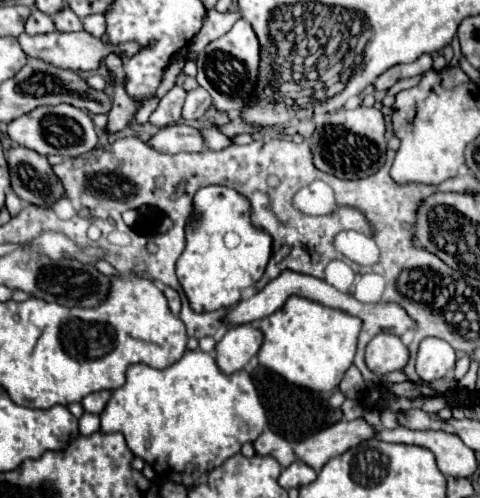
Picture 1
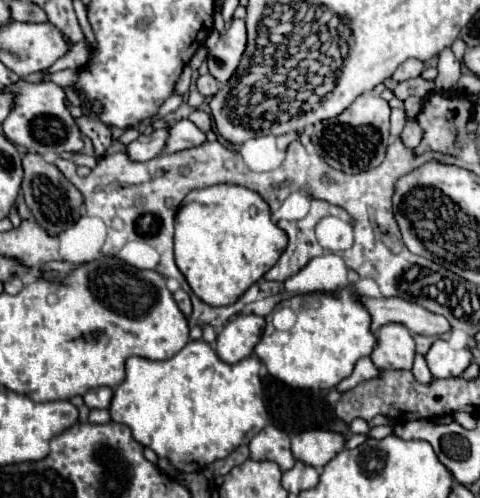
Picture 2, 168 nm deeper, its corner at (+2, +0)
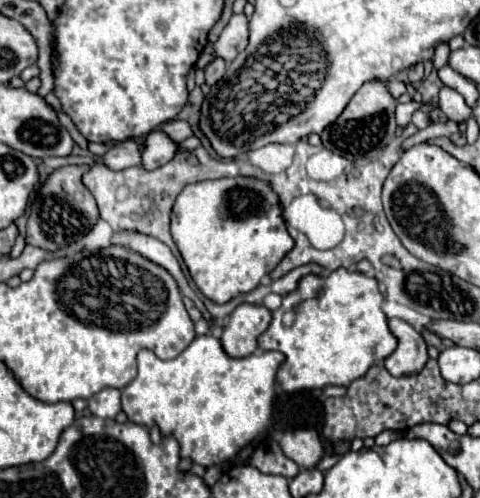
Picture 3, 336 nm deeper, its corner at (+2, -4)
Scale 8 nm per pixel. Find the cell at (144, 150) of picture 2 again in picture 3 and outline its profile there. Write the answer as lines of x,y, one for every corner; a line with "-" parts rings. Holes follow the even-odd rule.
124,140
112,146
110,152
104,154
104,164
112,170
126,170
142,164
142,152
138,140

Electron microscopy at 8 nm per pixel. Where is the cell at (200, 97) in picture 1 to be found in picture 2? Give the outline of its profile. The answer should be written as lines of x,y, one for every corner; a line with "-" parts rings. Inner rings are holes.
202,74
198,80
196,80
196,86
198,86
198,90
206,96
206,98
210,98
210,96
214,96
214,92
218,90
218,80
212,76
212,74

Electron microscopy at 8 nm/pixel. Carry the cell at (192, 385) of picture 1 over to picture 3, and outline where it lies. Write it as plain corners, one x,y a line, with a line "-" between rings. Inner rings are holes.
212,334
196,336
192,344
174,360
160,360
150,350
138,352
138,374
122,390
122,410
128,420
146,428
158,426
162,436
174,436
180,444
180,456
190,458
194,464
204,468
230,460
238,450
254,442
266,432
272,414
274,398
274,376
278,364
284,360
280,352
250,354
246,358
230,358
222,350
222,344

